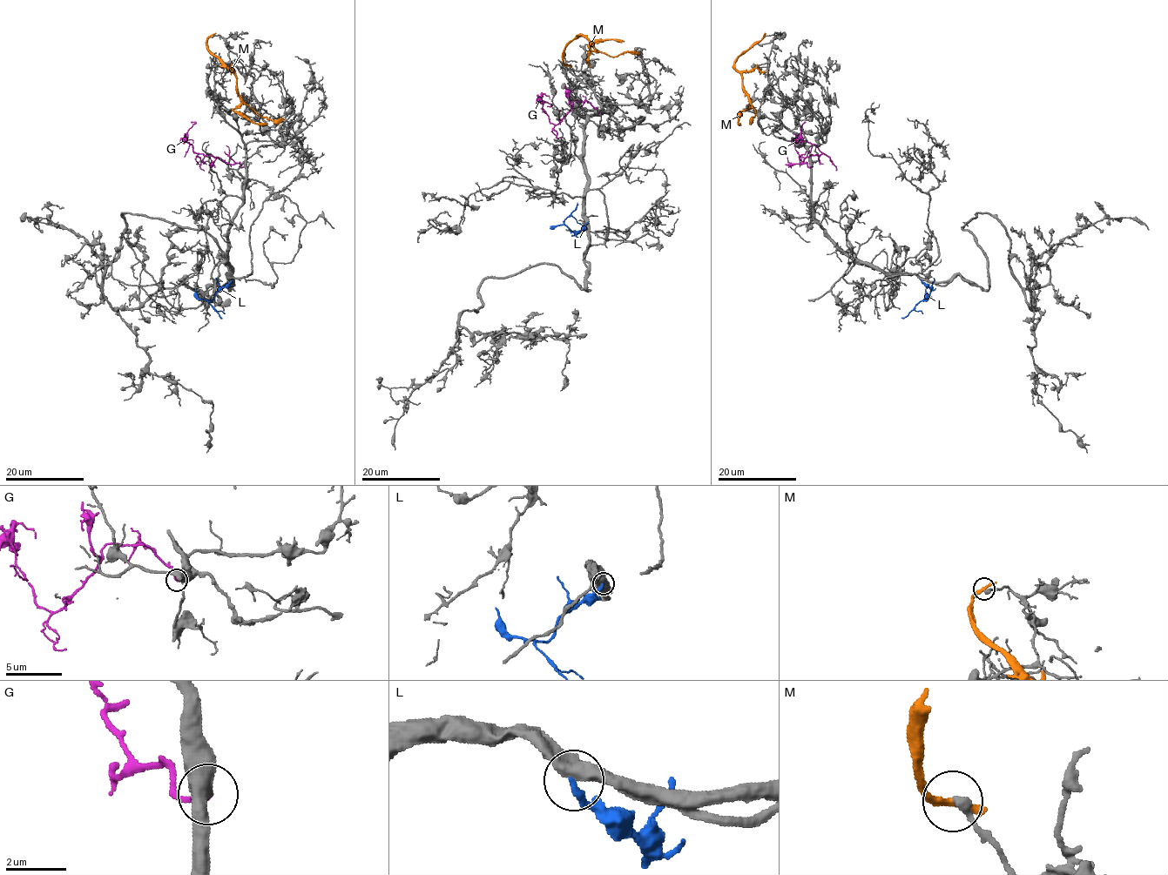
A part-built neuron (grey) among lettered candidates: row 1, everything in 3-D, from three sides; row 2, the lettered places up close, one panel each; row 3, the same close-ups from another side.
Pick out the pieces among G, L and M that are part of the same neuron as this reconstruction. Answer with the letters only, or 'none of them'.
G

